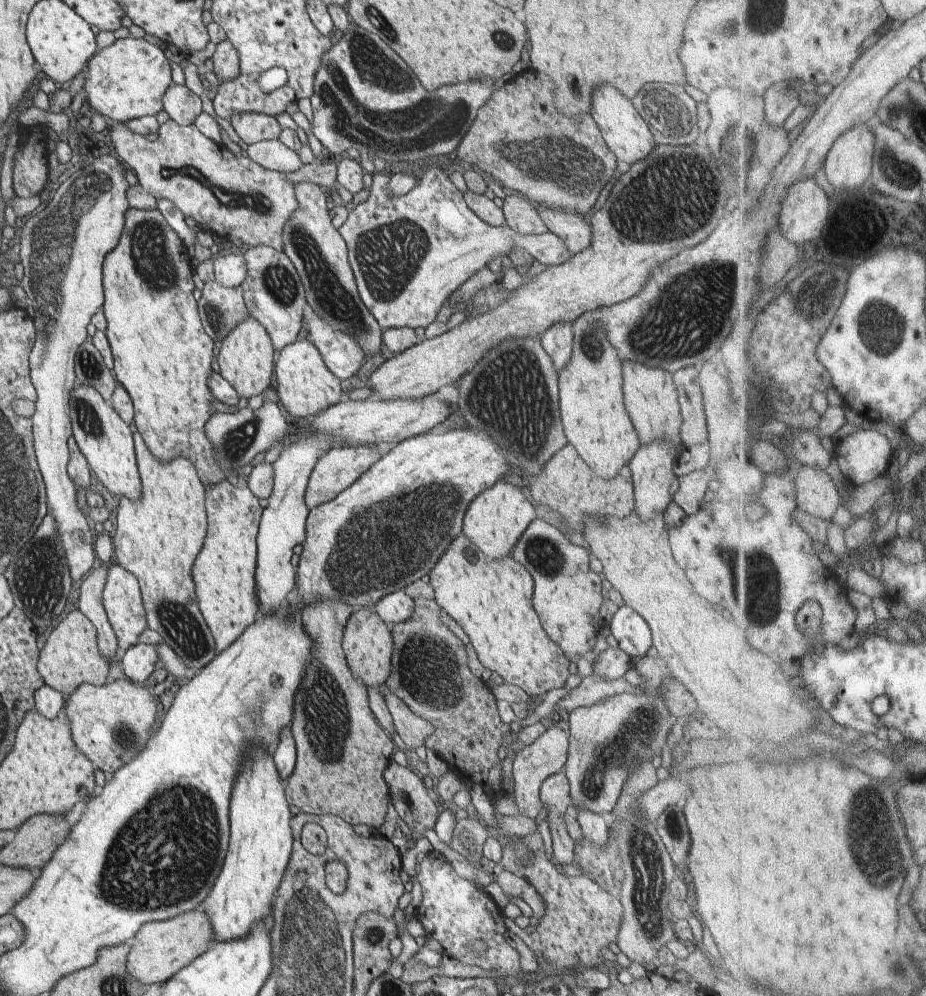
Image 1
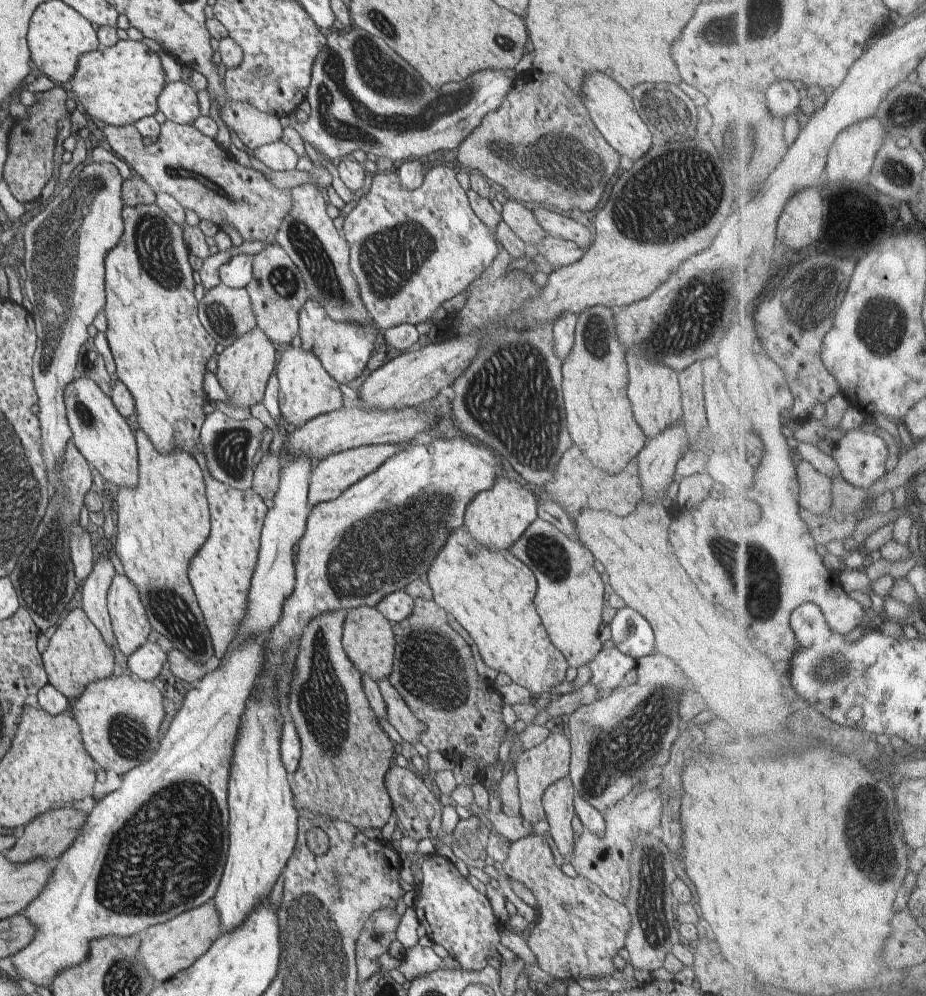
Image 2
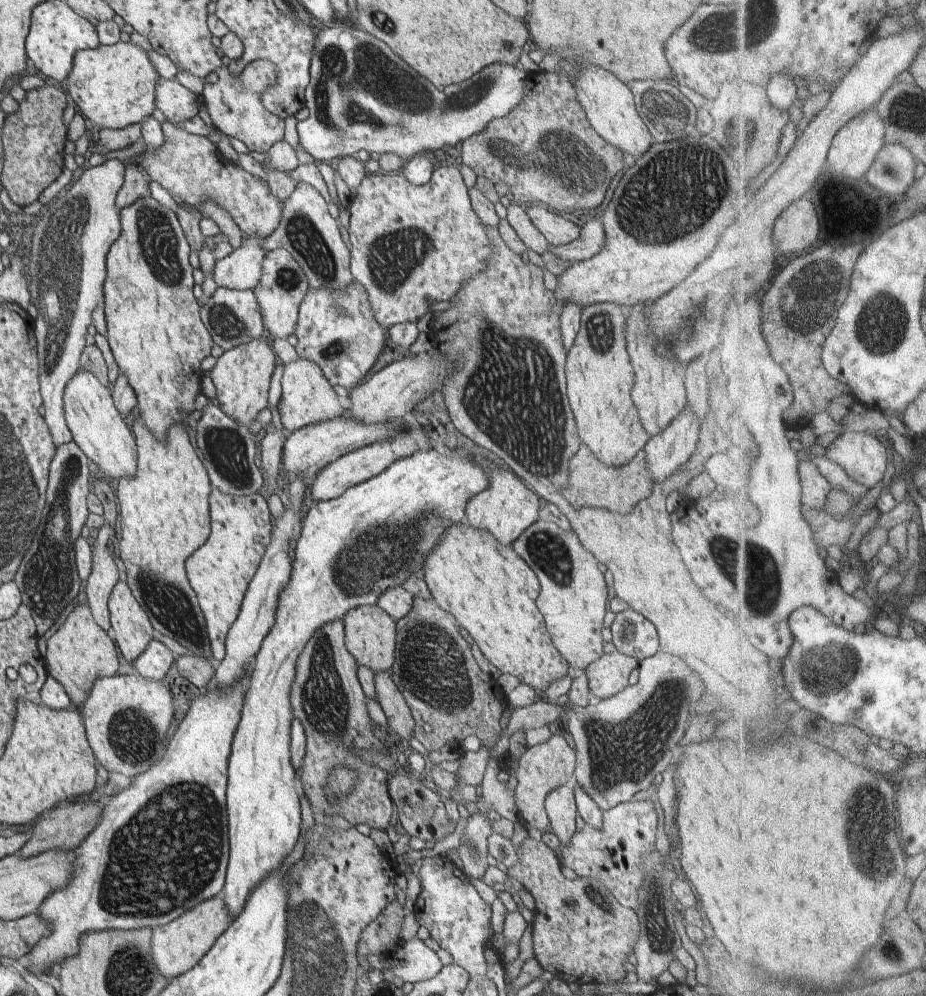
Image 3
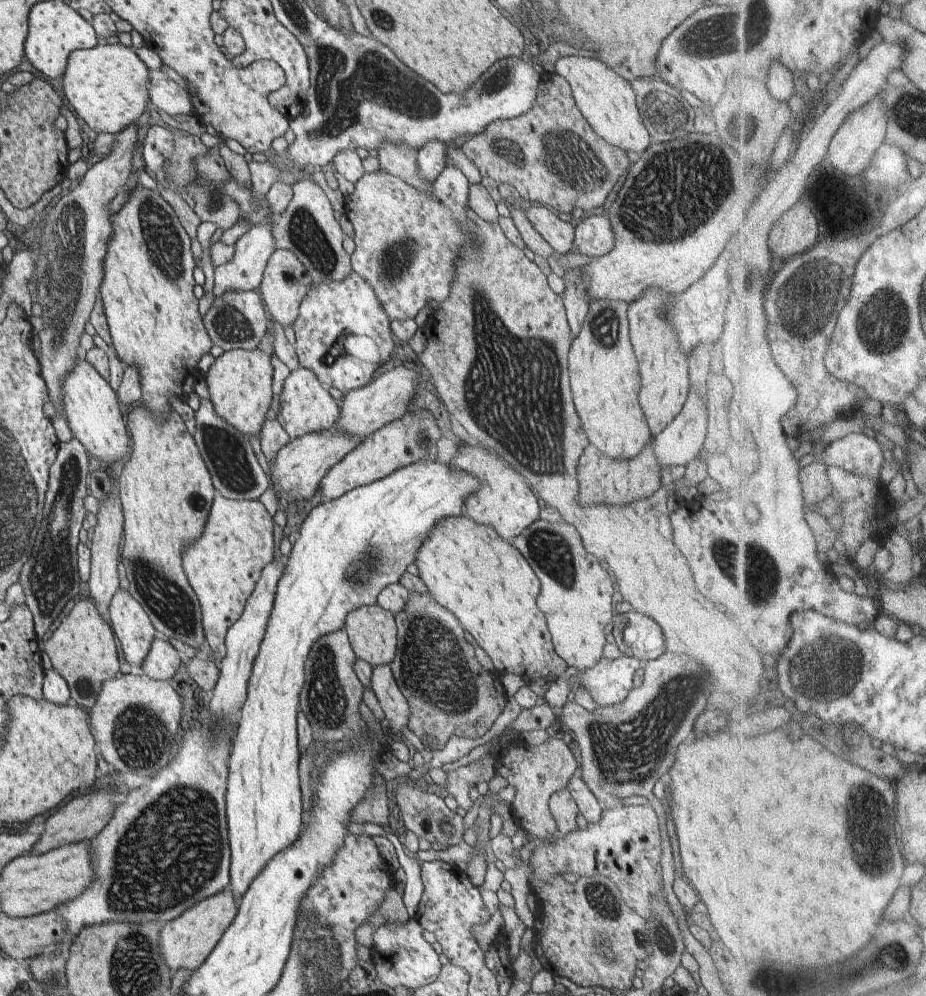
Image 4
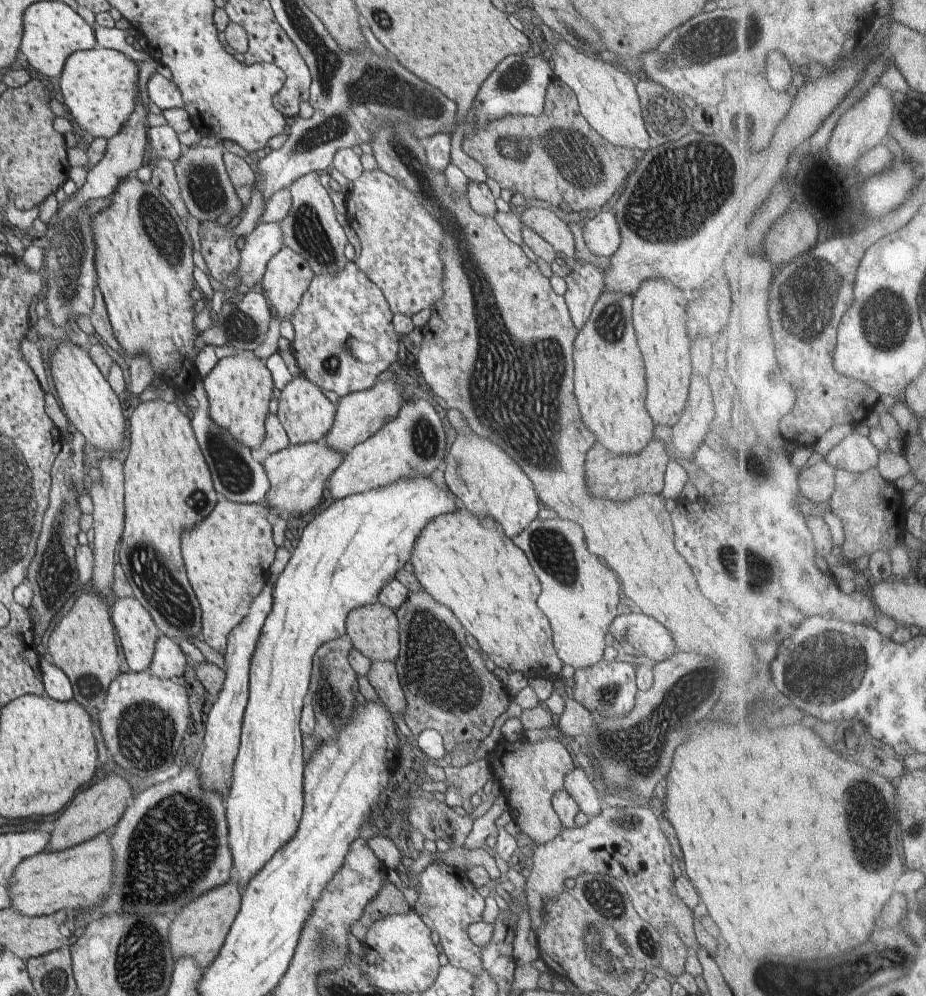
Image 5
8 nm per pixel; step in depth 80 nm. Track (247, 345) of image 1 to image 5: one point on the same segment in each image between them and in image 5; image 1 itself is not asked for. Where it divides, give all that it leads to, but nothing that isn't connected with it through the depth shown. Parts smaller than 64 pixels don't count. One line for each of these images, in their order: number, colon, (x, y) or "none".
2: (243, 370)
3: (242, 376)
4: (239, 382)
5: (239, 388)

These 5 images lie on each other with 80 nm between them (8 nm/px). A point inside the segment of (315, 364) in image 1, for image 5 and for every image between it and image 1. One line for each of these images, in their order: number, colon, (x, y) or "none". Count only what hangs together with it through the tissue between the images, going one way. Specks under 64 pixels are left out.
2: (306, 390)
3: (307, 398)
4: (306, 406)
5: (306, 414)

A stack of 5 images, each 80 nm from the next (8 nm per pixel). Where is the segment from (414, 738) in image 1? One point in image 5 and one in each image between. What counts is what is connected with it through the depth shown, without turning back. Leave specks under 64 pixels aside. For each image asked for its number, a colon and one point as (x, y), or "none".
2: (399, 715)
3: (400, 720)
4: (396, 708)
5: (383, 676)

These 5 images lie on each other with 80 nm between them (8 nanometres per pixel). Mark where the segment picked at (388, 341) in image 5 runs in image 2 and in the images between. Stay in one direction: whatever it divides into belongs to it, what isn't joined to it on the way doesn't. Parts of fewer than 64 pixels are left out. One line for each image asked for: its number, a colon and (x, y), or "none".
2: (344, 348)
3: (337, 329)
4: (343, 335)

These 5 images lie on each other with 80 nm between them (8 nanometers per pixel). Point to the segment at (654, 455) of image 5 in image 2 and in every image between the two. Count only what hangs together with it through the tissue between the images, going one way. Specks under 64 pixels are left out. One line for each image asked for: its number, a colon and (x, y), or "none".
2: (579, 485)
3: (592, 484)
4: (602, 481)

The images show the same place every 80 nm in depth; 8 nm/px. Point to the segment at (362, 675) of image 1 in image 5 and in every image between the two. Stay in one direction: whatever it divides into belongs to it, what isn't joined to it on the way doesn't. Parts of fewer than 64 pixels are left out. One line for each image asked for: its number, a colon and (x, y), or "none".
2: (368, 639)
3: (370, 634)
4: (372, 630)
5: (373, 629)

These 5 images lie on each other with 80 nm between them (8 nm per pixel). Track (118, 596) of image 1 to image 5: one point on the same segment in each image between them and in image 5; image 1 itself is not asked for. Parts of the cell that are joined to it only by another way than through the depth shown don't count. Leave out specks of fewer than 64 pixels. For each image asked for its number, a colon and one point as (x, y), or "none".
2: (131, 628)
3: (131, 628)
4: (132, 626)
5: (138, 633)

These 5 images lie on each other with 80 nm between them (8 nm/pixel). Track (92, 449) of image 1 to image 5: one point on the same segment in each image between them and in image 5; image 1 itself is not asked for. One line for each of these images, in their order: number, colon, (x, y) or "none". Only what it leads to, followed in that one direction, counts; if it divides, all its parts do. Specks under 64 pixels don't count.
2: (102, 435)
3: (97, 427)
4: (92, 409)
5: (92, 407)

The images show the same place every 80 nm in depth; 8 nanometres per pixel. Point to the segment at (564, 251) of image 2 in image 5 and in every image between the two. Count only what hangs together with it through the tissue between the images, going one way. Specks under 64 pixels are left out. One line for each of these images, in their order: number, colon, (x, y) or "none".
3: (591, 240)
4: (595, 238)
5: (603, 236)

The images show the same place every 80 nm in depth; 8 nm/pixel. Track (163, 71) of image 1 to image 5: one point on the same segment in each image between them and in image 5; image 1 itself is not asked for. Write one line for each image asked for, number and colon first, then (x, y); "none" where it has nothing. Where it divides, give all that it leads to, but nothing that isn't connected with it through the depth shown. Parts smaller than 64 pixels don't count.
2: (119, 85)
3: (113, 85)
4: (107, 86)
5: (100, 86)

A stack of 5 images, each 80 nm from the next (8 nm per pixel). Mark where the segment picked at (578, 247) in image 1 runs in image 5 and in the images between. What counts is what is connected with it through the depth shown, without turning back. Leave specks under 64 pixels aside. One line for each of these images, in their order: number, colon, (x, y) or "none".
2: (555, 225)
3: (558, 231)
4: (559, 233)
5: (544, 222)

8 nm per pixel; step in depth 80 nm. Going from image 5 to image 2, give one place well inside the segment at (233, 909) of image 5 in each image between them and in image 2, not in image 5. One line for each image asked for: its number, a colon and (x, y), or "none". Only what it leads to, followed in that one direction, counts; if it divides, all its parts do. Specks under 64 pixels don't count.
2: (167, 948)
3: (176, 947)
4: (186, 941)

